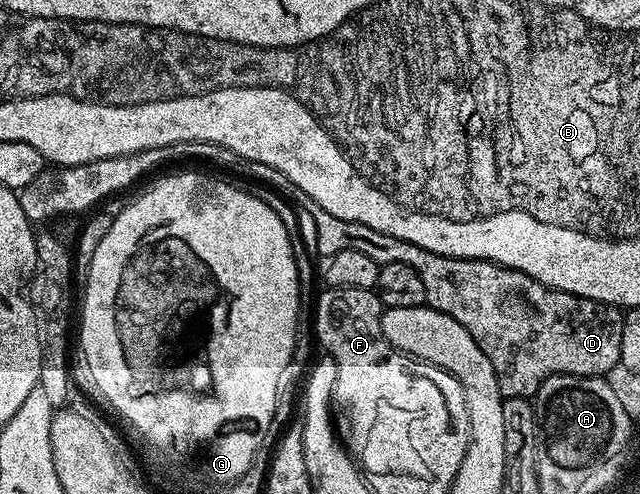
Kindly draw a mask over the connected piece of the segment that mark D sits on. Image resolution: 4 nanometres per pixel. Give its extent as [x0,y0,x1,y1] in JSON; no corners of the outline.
[17,141,624,399]

